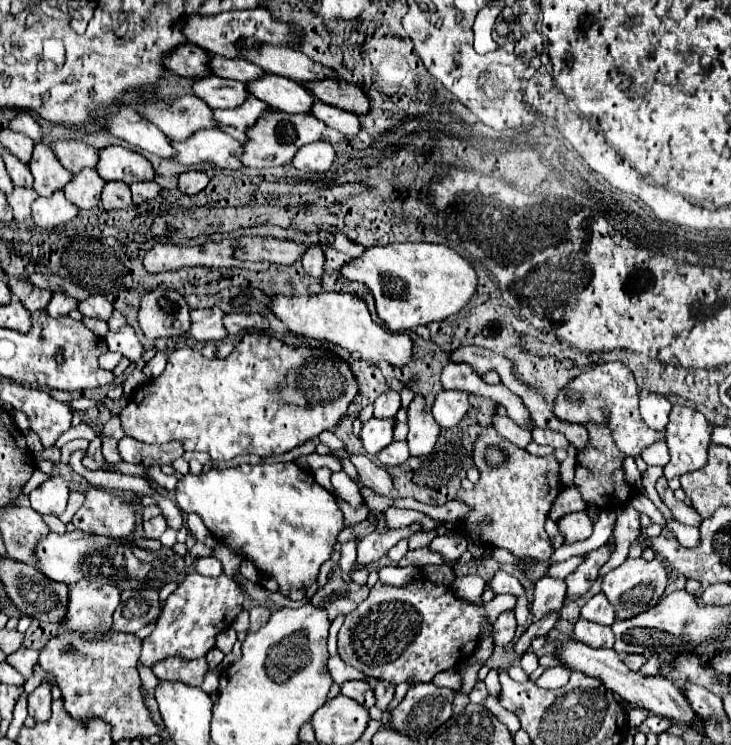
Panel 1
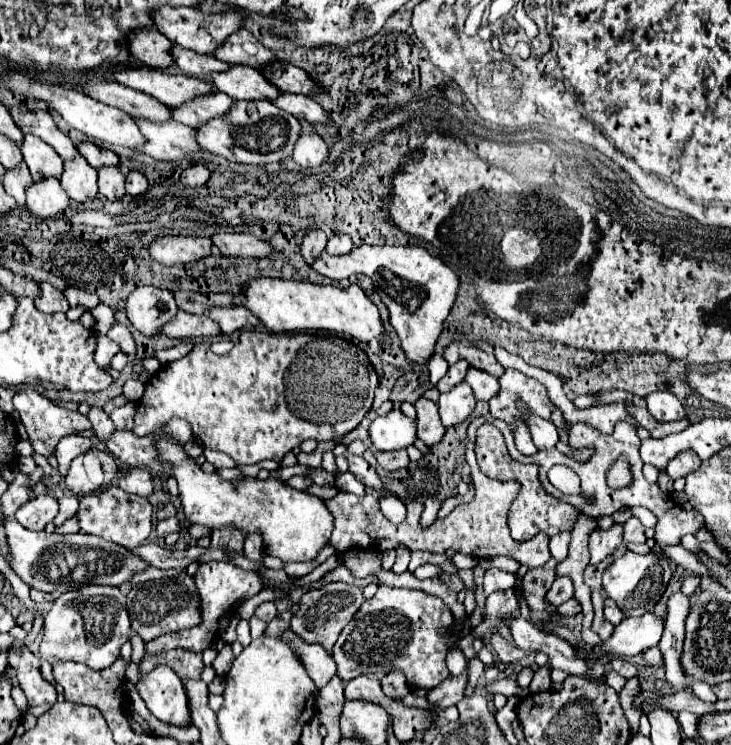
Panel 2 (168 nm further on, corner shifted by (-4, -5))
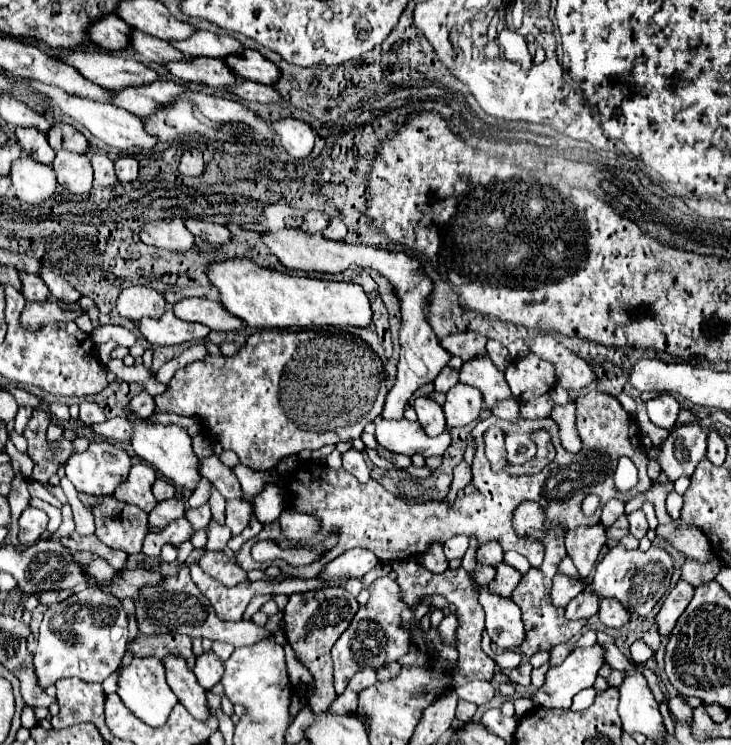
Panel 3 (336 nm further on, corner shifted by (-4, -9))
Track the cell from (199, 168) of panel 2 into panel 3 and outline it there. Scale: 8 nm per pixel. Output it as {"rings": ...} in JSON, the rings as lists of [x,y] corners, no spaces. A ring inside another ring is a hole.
{"rings":[[[199,149],[193,151],[185,151],[181,157],[181,165],[179,165],[179,173],[185,177],[201,177],[205,171],[205,163],[203,163],[203,155]]]}

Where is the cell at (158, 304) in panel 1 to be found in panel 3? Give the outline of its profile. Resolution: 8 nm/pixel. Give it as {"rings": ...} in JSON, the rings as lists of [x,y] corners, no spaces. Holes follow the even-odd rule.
{"rings":[[[129,287],[117,299],[117,311],[119,311],[119,315],[125,317],[125,319],[129,319],[129,321],[135,321],[135,323],[141,317],[153,317],[153,319],[161,317],[165,313],[165,305],[167,303],[165,303],[163,295],[159,295],[153,287]]]}

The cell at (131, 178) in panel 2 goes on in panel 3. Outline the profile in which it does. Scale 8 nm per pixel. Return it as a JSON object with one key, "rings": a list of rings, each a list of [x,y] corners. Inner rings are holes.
{"rings":[[[121,157],[115,163],[115,173],[119,183],[131,183],[139,175],[139,163],[133,157]]]}

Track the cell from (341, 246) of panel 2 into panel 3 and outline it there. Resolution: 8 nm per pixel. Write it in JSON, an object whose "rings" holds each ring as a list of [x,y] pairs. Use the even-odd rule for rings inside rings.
{"rings":[[[333,219],[325,229],[323,229],[323,237],[325,239],[331,239],[331,241],[343,241],[347,235],[347,227],[339,221],[339,219]]]}

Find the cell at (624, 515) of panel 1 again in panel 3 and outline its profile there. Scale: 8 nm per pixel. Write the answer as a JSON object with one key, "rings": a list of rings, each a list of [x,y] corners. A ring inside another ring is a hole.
{"rings":[[[635,511],[635,513],[627,515],[627,519],[629,519],[629,531],[635,535],[635,539],[643,539],[649,529],[645,515],[641,511]]]}

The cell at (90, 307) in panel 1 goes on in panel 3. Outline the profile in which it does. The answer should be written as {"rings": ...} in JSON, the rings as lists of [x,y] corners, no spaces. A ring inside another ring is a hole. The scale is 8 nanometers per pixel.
{"rings":[[[43,267],[41,271],[41,279],[45,281],[45,285],[51,289],[51,295],[65,301],[65,303],[77,303],[81,299],[81,293],[77,289],[73,289],[63,277],[55,275],[51,269]]]}

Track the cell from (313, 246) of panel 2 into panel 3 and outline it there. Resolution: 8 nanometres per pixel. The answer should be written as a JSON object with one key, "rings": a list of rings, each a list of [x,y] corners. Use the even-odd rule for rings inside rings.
{"rings":[[[309,211],[309,213],[305,215],[305,219],[303,219],[301,229],[303,229],[305,233],[321,233],[321,231],[325,229],[325,225],[327,225],[327,223],[329,223],[329,221],[325,219],[325,215],[323,215],[323,213]]]}

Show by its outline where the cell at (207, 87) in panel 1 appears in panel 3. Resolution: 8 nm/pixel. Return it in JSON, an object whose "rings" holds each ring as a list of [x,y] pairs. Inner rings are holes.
{"rings":[[[73,51],[61,57],[65,63],[75,67],[83,77],[89,81],[111,89],[111,91],[121,91],[127,87],[137,87],[137,85],[149,85],[157,79],[161,79],[153,69],[147,65],[123,57],[123,55],[111,55],[111,53],[83,53],[83,51]]]}

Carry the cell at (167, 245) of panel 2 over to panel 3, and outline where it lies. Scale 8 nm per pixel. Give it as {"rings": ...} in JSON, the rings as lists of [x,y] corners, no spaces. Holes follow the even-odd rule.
{"rings":[[[181,219],[147,223],[141,231],[141,241],[155,249],[177,253],[187,253],[195,245],[193,235],[189,233],[189,229],[185,229],[185,223]]]}

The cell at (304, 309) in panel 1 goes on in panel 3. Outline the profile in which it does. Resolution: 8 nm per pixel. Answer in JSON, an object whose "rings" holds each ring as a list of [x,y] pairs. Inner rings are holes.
{"rings":[[[249,259],[213,263],[209,279],[221,293],[221,303],[229,313],[241,317],[257,329],[313,329],[313,327],[369,327],[371,305],[361,285],[321,281],[311,277],[293,277],[255,265]]]}

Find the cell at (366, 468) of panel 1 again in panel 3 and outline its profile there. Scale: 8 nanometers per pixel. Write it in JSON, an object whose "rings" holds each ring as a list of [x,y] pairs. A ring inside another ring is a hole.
{"rings":[[[349,449],[347,453],[343,453],[343,469],[349,471],[351,475],[355,475],[361,483],[367,483],[371,479],[367,463],[365,463],[365,457],[363,457],[361,451]]]}

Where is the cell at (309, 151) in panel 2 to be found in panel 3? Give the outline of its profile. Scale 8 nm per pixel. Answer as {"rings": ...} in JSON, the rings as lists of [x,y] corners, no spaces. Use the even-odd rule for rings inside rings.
{"rings":[[[283,119],[273,123],[275,131],[281,137],[281,145],[293,159],[307,159],[315,147],[315,133],[313,129],[297,119]]]}

